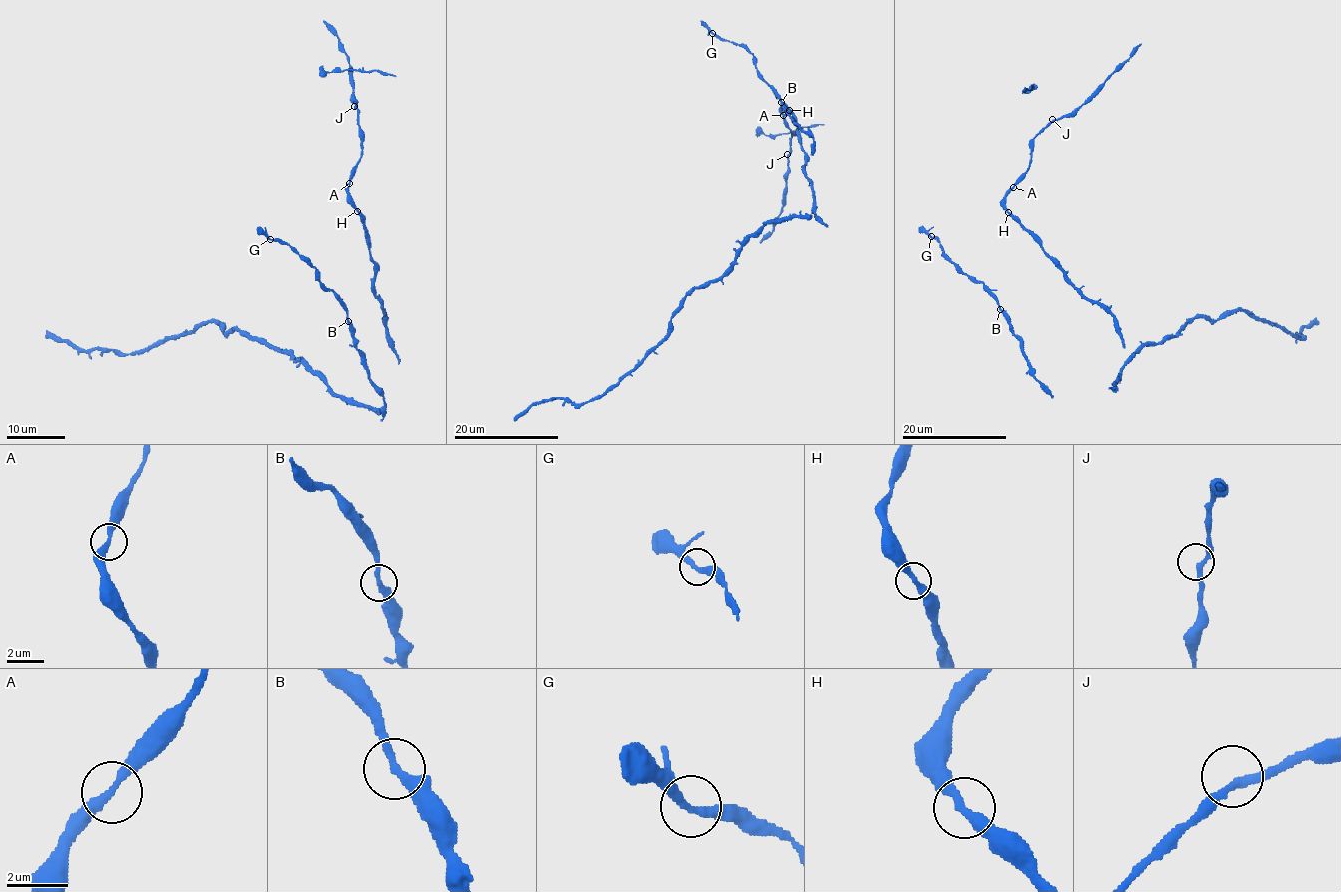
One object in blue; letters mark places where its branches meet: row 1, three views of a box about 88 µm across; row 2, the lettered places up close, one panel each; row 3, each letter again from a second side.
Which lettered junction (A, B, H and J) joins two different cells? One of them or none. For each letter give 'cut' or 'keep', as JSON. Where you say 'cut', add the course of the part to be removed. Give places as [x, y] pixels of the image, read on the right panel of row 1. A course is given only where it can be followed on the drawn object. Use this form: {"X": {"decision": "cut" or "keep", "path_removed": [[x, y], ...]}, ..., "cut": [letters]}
{"A": {"decision": "keep"}, "B": {"decision": "keep"}, "H": {"decision": "keep"}, "J": {"decision": "keep"}, "cut": []}

